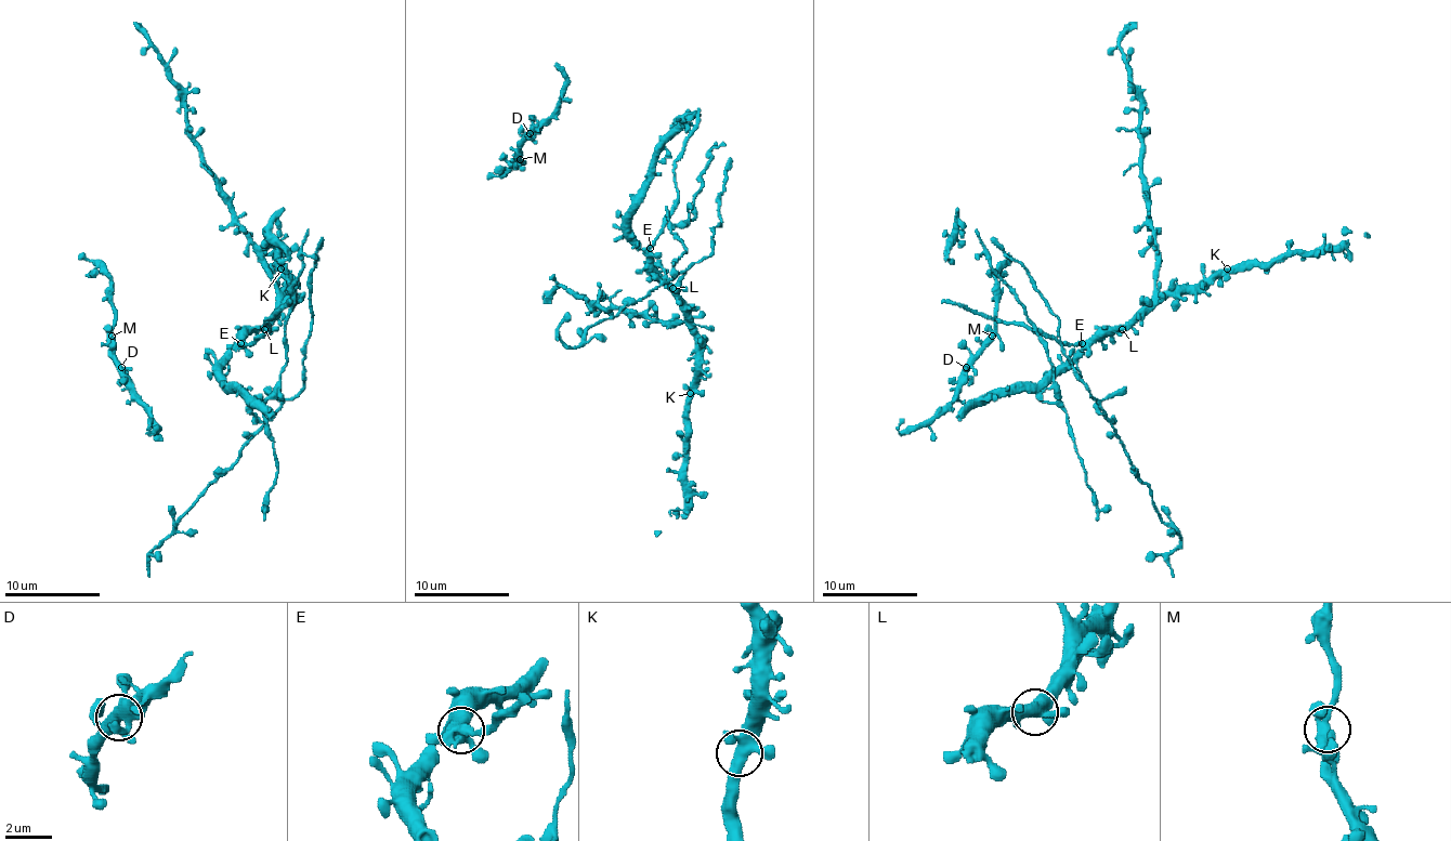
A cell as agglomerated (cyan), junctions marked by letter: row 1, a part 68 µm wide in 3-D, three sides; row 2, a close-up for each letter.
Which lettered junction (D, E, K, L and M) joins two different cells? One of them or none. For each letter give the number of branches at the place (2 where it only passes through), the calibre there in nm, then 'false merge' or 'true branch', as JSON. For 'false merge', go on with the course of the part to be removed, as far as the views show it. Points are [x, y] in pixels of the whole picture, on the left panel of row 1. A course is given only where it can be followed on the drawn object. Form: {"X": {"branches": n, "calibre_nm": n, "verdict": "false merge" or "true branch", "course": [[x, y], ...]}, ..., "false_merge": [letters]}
{"D": {"branches": 4, "calibre_nm": 400, "verdict": "true branch"}, "E": {"branches": 4, "calibre_nm": 440, "verdict": "false merge", "course": [[240, 343], [252, 343], [269, 326], [264, 322], [290, 300]]}, "K": {"branches": 4, "calibre_nm": 400, "verdict": "true branch"}, "L": {"branches": 4, "calibre_nm": 420, "verdict": "true branch"}, "M": {"branches": 4, "calibre_nm": 400, "verdict": "true branch"}, "false_merge": ["E"]}

